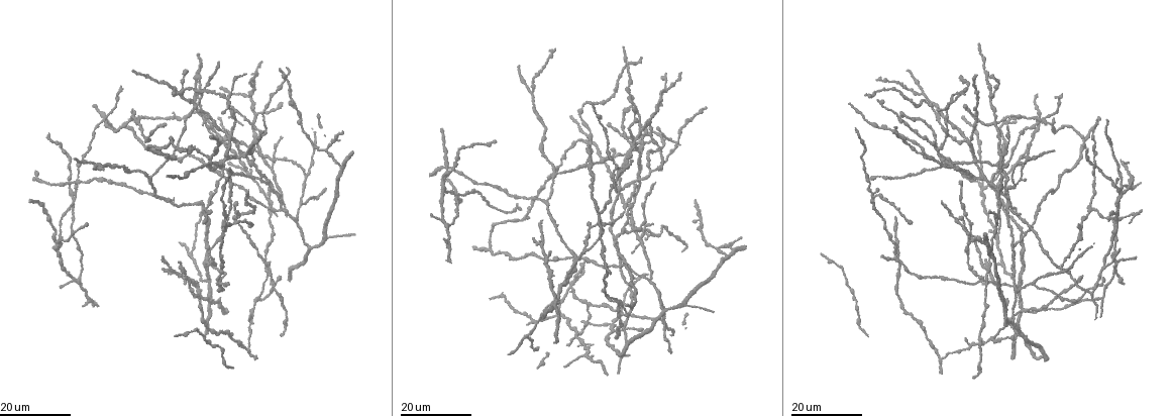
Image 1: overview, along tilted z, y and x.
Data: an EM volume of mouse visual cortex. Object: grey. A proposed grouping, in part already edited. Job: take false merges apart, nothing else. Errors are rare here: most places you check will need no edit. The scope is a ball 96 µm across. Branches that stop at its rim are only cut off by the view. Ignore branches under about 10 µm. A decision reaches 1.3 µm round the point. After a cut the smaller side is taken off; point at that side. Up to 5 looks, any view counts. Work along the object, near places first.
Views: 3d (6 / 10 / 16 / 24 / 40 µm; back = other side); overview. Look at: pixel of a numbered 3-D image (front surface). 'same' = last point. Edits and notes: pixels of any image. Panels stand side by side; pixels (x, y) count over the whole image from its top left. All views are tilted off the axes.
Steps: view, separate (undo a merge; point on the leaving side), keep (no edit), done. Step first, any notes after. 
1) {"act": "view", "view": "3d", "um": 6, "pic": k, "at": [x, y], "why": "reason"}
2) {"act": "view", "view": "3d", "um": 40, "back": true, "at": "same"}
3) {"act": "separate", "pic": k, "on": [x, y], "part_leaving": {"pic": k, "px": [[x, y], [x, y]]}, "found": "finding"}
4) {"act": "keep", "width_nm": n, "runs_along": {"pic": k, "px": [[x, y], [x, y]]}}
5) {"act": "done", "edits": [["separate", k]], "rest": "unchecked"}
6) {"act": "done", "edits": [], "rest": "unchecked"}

{"act": "view", "view": "3d", "um": 16, "pic": 1, "at": [996, 237]}

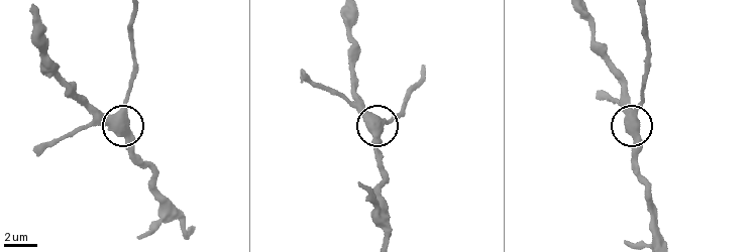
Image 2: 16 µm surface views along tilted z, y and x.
{"act": "view", "view": "3d", "um": 10, "pic": 2, "at": [632, 114]}

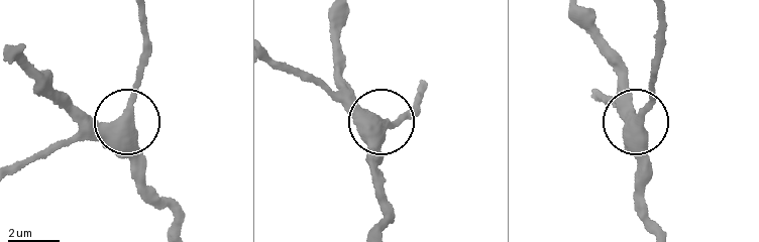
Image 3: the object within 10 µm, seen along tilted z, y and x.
{"act": "view", "view": "3d", "um": 10, "back": true, "pic": 3, "at": [639, 122]}

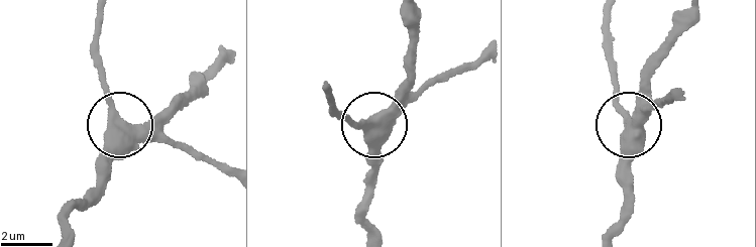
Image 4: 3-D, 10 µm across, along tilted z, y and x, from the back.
{"act": "keep", "side_arm_um": 16, "runs_along": {"pic": 4, "px": [[419, 20], [413, 56], [376, 120], [381, 160]]}, "found": "one cell here"}

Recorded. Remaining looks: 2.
{"act": "view", "view": "3d", "um": 24, "pic": 1, "at": [1017, 187], "why": "arms part here"}

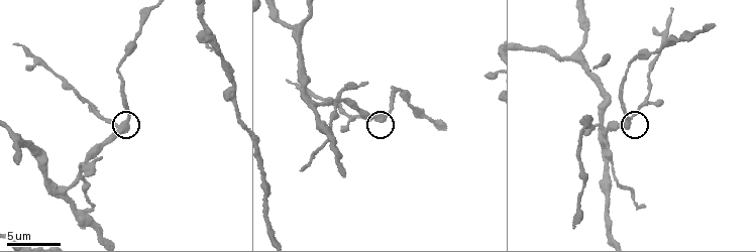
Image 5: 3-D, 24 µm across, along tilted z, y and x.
{"act": "view", "view": "3d", "um": 10, "pic": 5, "at": [378, 117], "why": "closer look"}

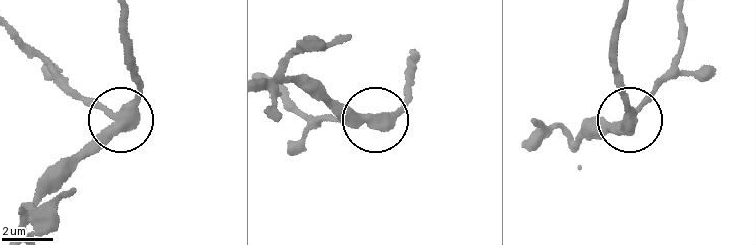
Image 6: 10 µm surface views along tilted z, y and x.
{"act": "separate", "pic": 6, "on": [82, 96], "part_leaving": {"pic": 6, "px": [[113, 119], [63, 91], [14, 37]]}, "found": "a second cell is stuck on"}

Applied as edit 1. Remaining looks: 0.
{"act": "done", "edits": [["separate", 6]], "rest": "unchecked"}

